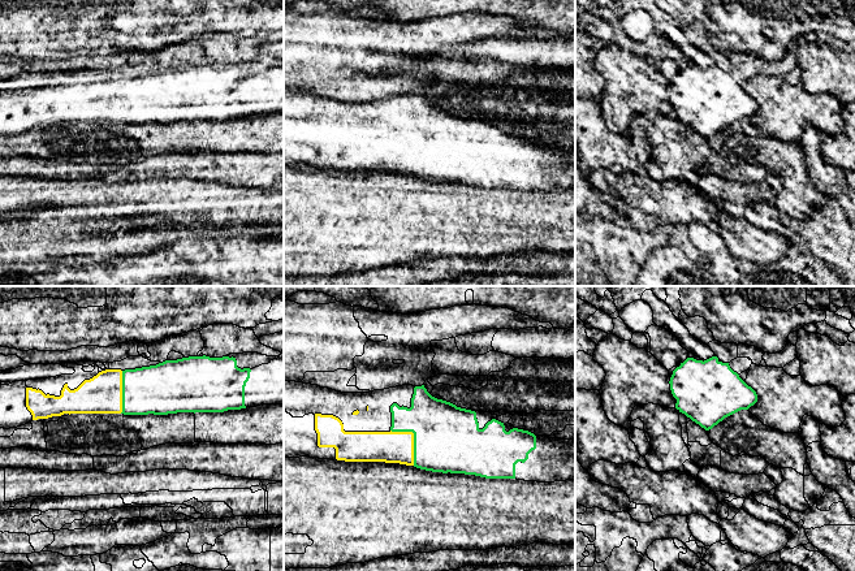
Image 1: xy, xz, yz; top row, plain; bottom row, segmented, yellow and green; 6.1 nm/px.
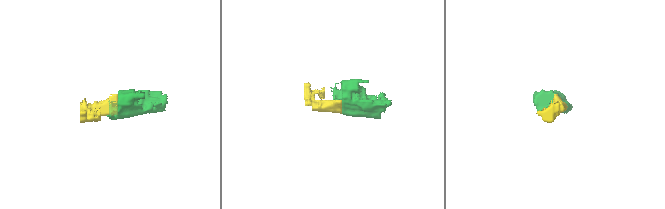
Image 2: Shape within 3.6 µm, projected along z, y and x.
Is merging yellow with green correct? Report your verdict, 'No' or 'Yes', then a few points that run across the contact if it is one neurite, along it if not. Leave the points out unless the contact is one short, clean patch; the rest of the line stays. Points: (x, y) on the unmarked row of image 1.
Yes

